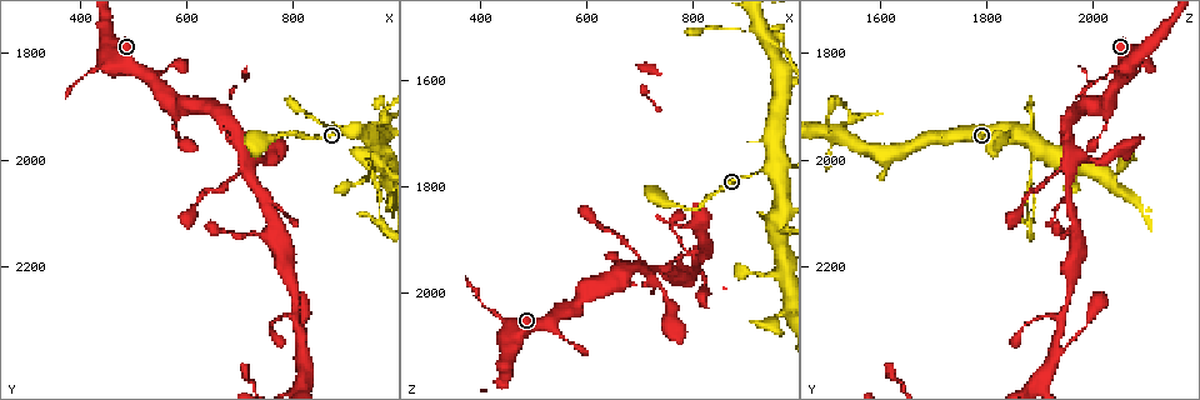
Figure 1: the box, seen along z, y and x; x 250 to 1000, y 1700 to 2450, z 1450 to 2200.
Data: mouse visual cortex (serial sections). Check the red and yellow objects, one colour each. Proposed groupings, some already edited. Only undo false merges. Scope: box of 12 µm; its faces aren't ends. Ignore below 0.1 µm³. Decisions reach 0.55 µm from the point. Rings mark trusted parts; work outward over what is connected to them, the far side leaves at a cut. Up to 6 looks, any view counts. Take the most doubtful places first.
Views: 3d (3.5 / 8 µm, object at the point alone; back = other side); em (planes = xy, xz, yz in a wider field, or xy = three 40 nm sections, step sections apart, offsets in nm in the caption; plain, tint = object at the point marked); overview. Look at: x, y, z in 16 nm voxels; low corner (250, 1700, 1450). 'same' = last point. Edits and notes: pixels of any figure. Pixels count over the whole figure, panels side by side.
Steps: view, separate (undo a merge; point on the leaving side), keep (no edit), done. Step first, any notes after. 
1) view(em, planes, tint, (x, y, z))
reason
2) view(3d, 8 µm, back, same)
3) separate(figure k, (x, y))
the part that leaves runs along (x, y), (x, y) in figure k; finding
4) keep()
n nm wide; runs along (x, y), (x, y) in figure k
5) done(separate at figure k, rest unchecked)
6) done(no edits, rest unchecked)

view(3d, 3.5 µm, (700, 2020, 1930))
thick turns thin

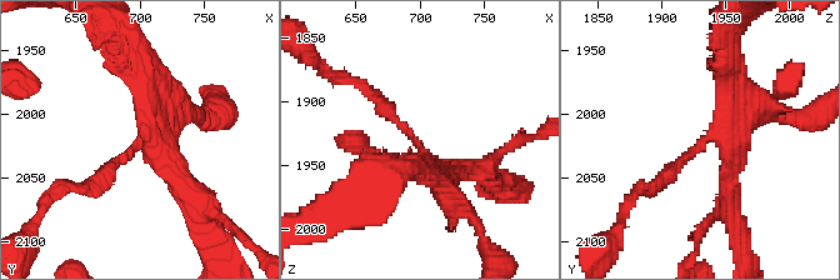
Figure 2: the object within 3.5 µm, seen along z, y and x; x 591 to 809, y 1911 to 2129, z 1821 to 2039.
view(em, xy, step 5, tint, (700, 2024, 1932))
need the tissue

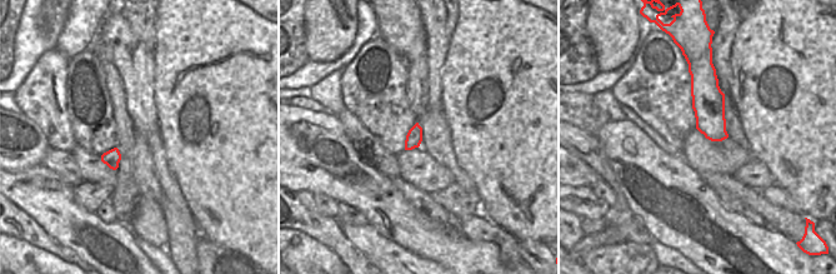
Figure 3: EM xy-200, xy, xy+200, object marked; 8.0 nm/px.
keep()
130 nm wide; runs along (726, 74), (730, 116), (650, 189) in figure 2; one cell here

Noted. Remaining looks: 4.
view(3d, 8 µm, (820, 2360, 1930))
two arms in line, one across

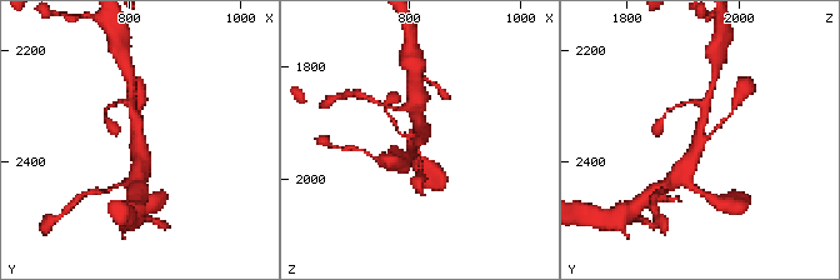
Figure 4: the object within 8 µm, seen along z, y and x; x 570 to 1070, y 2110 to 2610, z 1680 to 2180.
view(3d, 3.5 µm, (815, 2350, 1930))
closer look

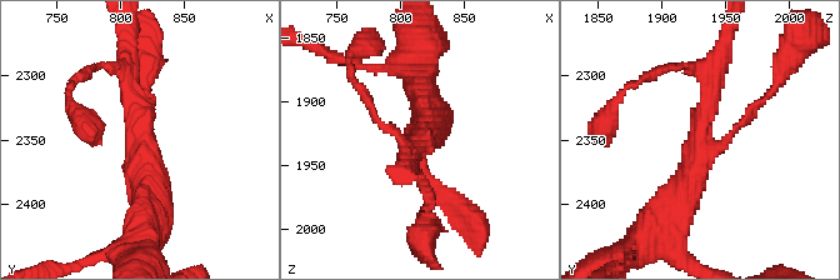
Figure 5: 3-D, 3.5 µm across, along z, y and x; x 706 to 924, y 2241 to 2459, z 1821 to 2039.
view(em, xy, step 2, tint, (816, 2358, 1932))
3 arms; arms of 100, 250, 450 nm

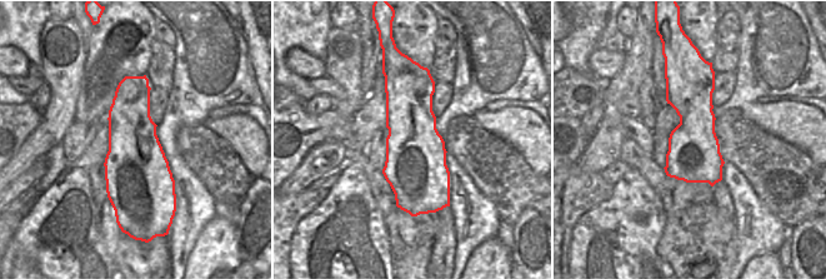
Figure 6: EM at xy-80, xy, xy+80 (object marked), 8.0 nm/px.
keep()
runs along (718, 66), (695, 170), (666, 220) in figure 5; all the same cell

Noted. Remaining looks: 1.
done(no edits, rest unchecked)

